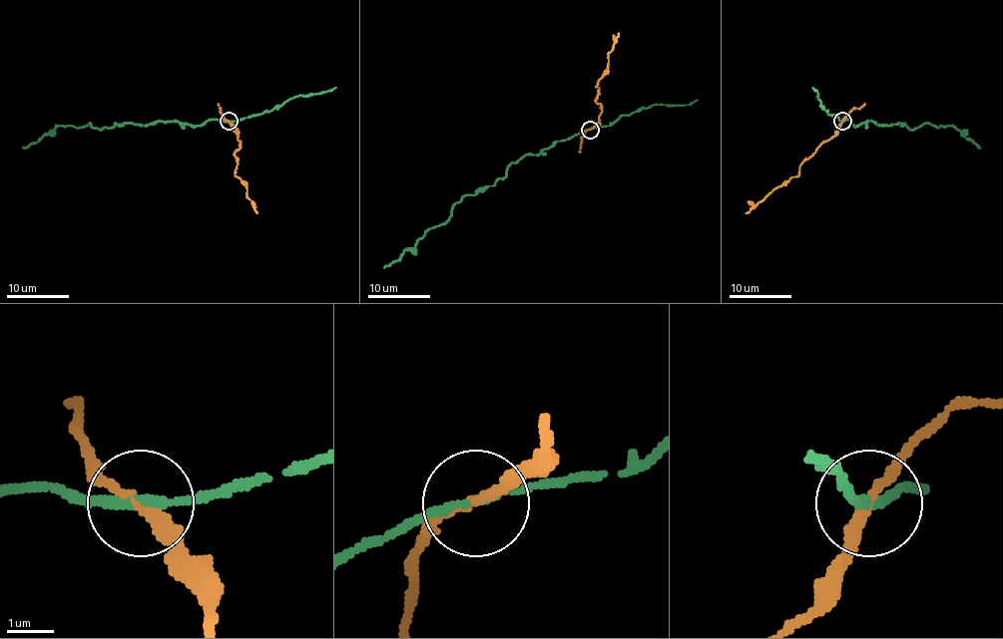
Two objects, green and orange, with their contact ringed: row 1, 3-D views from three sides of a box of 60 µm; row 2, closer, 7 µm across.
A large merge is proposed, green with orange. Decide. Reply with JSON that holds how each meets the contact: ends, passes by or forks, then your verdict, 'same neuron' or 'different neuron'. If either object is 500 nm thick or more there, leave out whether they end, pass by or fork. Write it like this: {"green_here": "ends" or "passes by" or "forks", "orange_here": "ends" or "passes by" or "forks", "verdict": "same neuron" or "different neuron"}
{"green_here": "passes by", "orange_here": "passes by", "verdict": "different neuron"}

